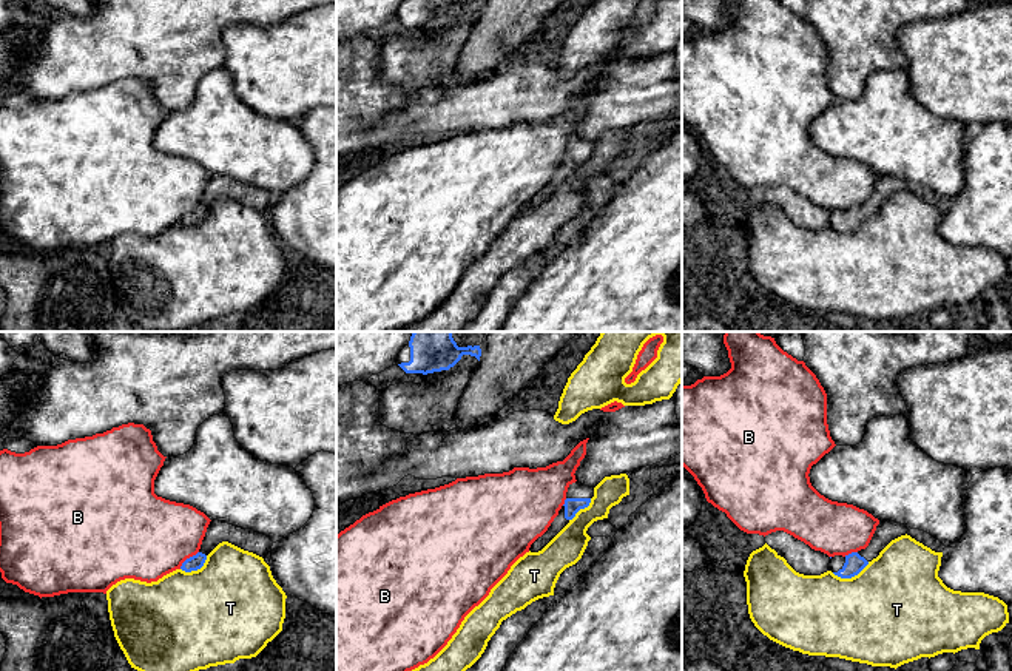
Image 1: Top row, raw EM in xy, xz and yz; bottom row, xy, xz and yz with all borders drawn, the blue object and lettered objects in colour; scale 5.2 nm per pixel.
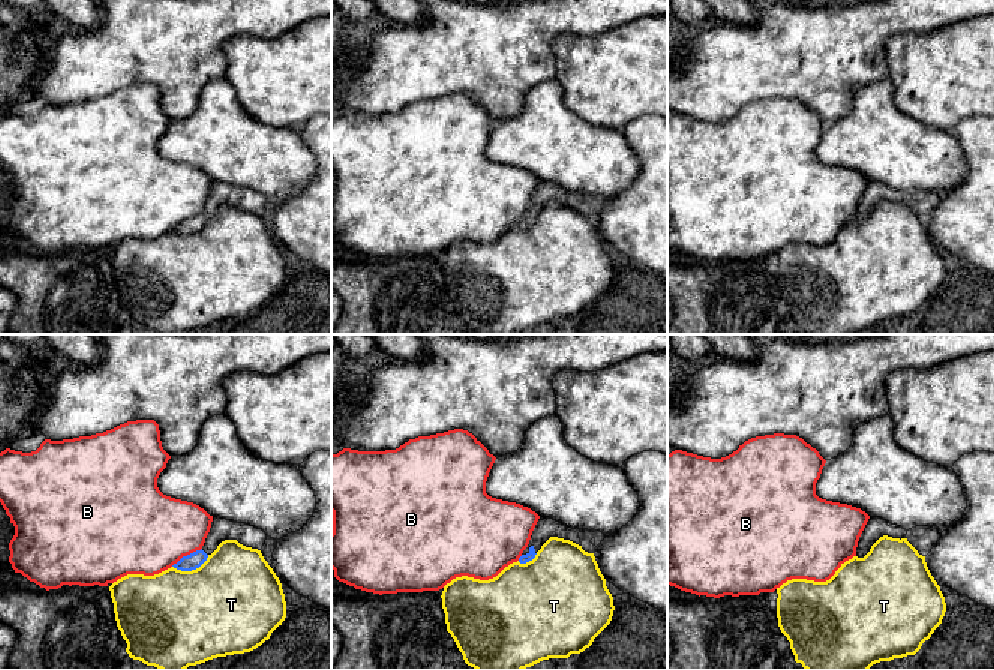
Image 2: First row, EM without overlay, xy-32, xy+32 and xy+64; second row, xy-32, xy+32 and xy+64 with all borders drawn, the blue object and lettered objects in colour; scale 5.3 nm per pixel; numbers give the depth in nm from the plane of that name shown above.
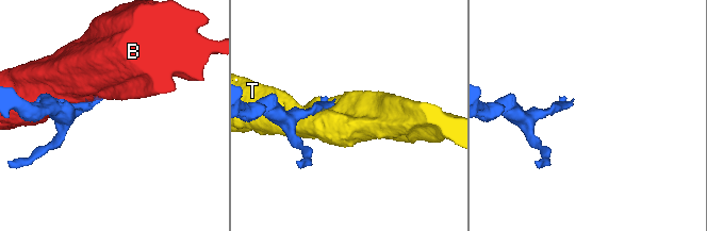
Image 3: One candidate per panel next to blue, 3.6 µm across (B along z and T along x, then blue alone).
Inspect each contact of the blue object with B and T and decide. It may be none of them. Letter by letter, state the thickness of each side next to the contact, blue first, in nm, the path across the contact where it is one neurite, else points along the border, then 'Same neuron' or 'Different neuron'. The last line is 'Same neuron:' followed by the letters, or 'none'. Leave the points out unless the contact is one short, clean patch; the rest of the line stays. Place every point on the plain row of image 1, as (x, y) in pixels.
B: Thickness 80 nm (blue) against 440 nm. Different neuron
T: Thickness 100 nm (blue) against 500 nm. Different neuron
Same neuron: none

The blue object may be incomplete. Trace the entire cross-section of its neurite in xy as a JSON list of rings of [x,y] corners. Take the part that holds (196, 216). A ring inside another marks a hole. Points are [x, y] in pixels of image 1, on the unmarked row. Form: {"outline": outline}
{"outline": [[[210,176],[199,207],[187,213],[180,224],[185,227],[201,224],[207,214],[207,210],[222,196],[228,196],[262,213],[272,205],[273,201],[270,191],[264,188],[238,182],[224,176]]]}

